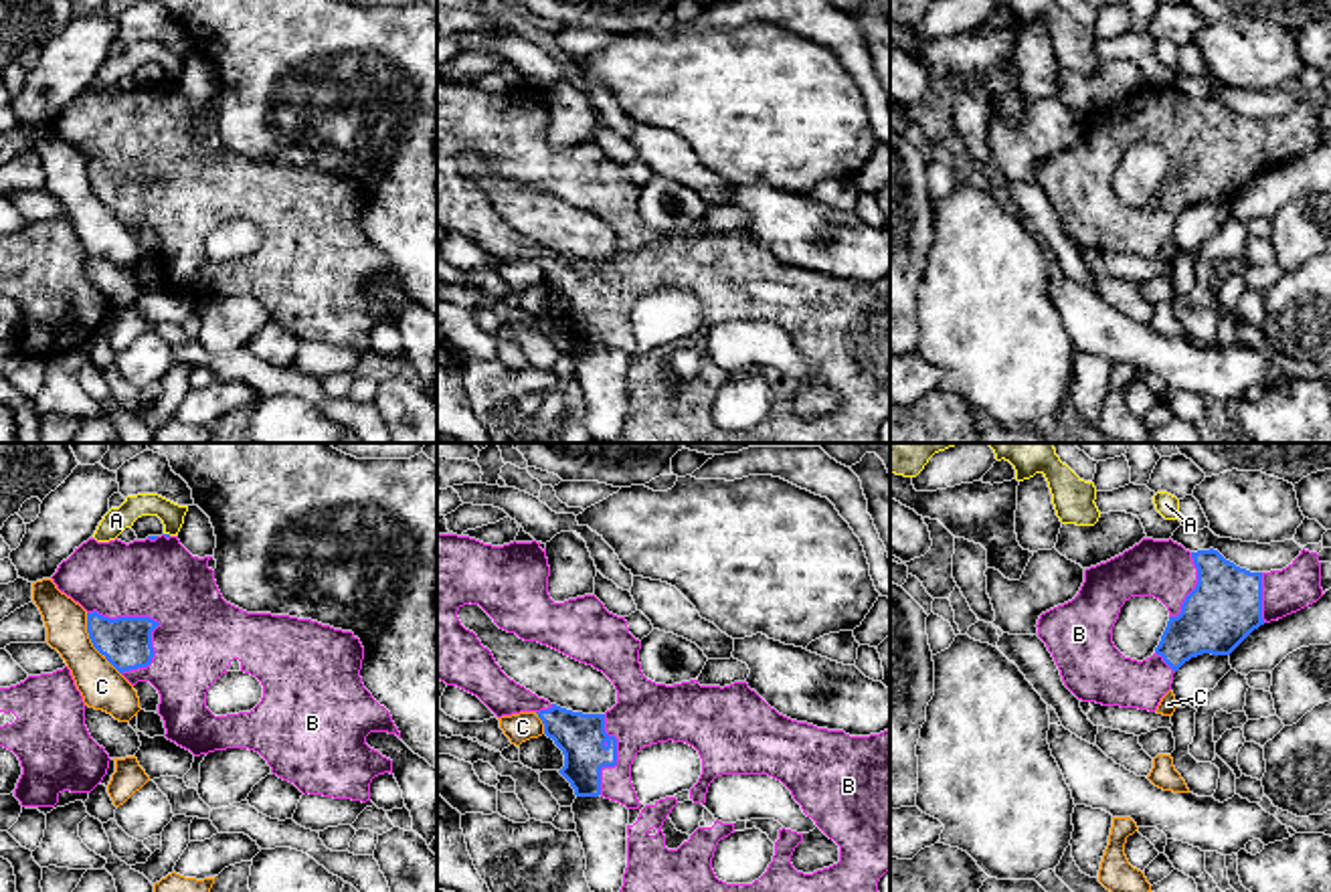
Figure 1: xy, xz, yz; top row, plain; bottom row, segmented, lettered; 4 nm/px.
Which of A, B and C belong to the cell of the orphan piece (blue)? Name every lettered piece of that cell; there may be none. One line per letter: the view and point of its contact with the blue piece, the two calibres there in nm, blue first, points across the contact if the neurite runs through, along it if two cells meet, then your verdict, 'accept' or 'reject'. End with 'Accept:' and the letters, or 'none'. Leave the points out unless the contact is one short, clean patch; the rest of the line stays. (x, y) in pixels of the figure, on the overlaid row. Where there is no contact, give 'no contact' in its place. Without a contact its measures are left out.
A: xy (168, 534) | 20/100 nm | reject
B: xy (142, 617) | 200/320 nm | accept
C: xy (92, 642) | 200/180 nm | along xy (85, 613), (85, 632), (92, 646), (120, 674) | reject
Accept: B

